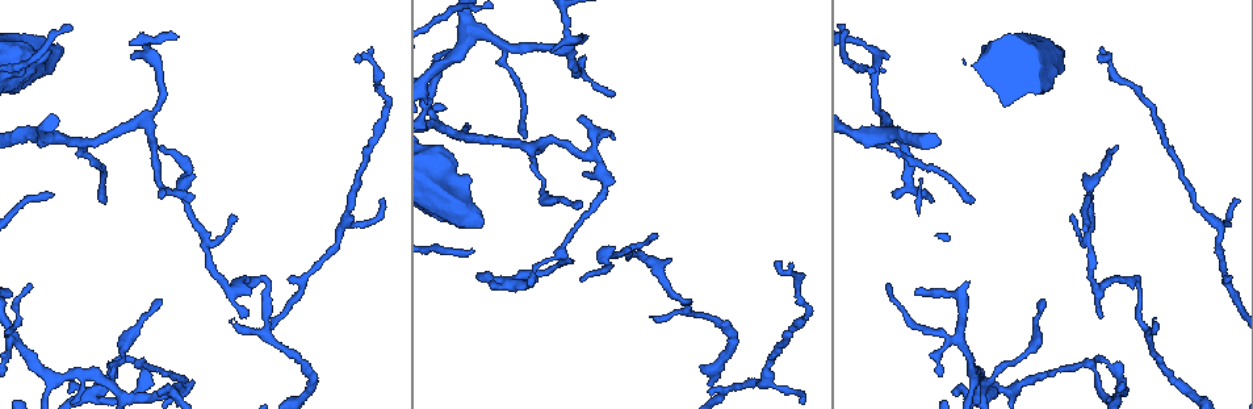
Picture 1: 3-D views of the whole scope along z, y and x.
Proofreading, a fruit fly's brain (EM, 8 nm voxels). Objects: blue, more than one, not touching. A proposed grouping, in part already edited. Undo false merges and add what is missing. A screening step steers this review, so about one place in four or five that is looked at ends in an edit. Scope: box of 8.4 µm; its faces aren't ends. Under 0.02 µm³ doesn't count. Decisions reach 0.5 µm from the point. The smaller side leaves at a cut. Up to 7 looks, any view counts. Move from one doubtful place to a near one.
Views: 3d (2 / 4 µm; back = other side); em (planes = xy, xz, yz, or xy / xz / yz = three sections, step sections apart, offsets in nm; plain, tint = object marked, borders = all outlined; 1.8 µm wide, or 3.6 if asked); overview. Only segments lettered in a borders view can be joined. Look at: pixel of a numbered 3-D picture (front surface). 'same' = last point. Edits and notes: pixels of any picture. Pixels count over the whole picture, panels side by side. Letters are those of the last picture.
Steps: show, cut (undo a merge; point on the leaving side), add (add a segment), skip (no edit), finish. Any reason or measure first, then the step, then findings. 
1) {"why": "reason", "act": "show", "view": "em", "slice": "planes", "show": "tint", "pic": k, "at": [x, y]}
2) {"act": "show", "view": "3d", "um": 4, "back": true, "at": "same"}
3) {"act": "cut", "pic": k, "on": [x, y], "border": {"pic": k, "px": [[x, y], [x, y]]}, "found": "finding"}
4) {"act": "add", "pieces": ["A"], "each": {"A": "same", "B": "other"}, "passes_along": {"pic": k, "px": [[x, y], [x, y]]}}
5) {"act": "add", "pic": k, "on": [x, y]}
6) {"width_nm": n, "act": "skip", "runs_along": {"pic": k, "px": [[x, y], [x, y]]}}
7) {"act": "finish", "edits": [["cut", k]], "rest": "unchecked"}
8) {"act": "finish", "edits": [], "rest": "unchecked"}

{"why": "free end", "act": "show", "view": "em", "slice": "planes", "show": "borders", "pic": 1, "at": [1115, 147]}

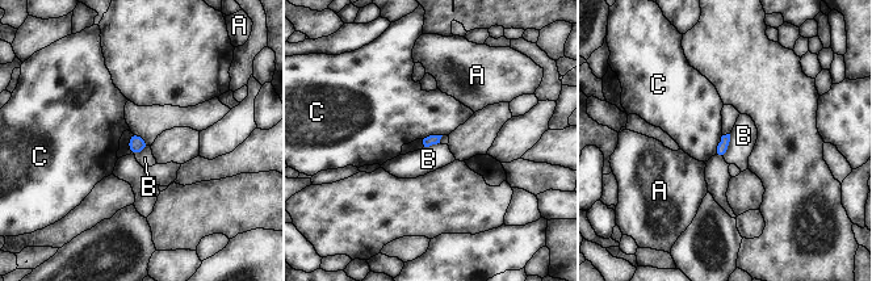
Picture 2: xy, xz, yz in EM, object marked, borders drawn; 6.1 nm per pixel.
{"act": "skip", "each": {"A": "other", "B": "other", "C": "other"}, "border": {"pic": 2, "px": [[730, 134], [728, 150], [722, 156]]}, "found": "none of them fits"}

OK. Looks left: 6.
{"why": "branch stops here", "act": "show", "view": "em", "slice": "planes", "show": "plain", "pic": 1, "at": [162, 198]}

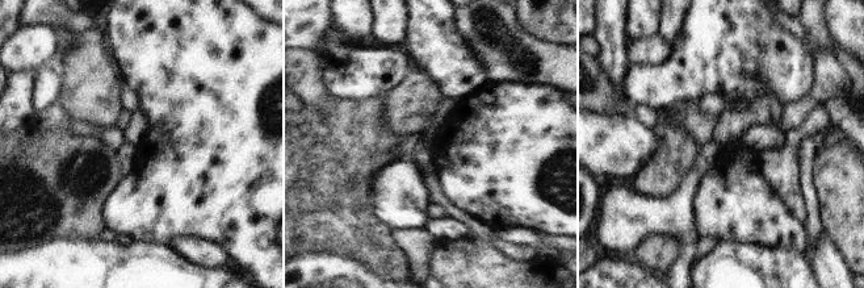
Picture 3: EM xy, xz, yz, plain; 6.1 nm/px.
{"why": "see the neighbours", "act": "show", "view": "em", "slice": "planes", "show": "borders", "at": "same"}

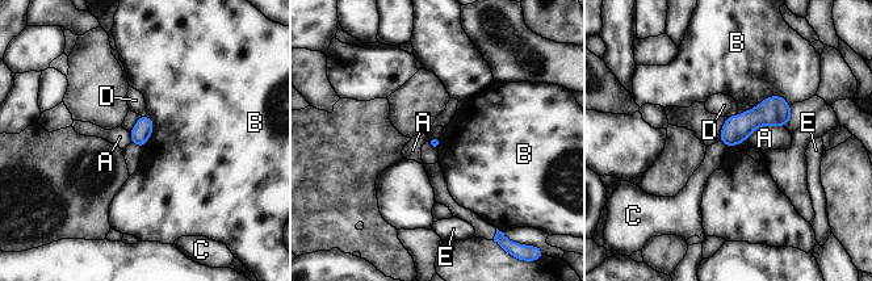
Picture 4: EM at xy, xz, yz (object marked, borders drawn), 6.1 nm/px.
{"act": "skip", "each": {"A": "other", "B": "other", "C": "other", "D": "other", "E": "other"}, "border": {"pic": 4, "px": [[789, 104], [767, 96], [753, 108]]}, "found": "no lettered segment goes on from it"}

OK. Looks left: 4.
{"why": "arms part here", "act": "show", "view": "3d", "um": 4, "pic": 1, "at": [85, 145]}

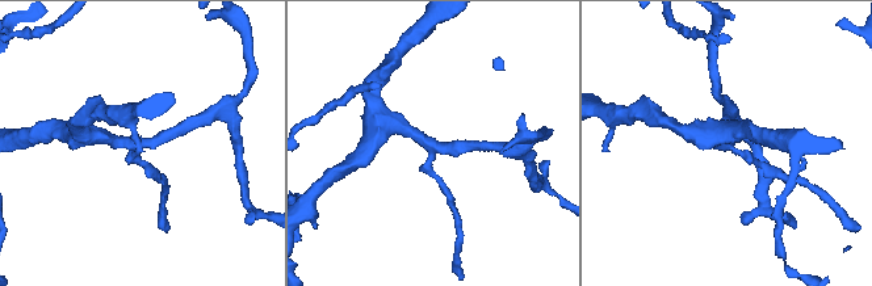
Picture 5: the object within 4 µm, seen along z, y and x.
{"act": "show", "view": "em", "slice": "planes", "show": "tint", "pic": 5, "at": [143, 146]}

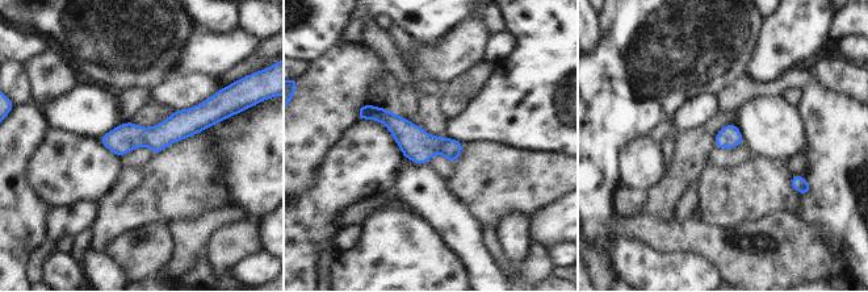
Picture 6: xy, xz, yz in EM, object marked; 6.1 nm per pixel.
{"why": "what lies round it", "act": "show", "view": "em", "slice": "planes", "show": "borders", "at": "same"}

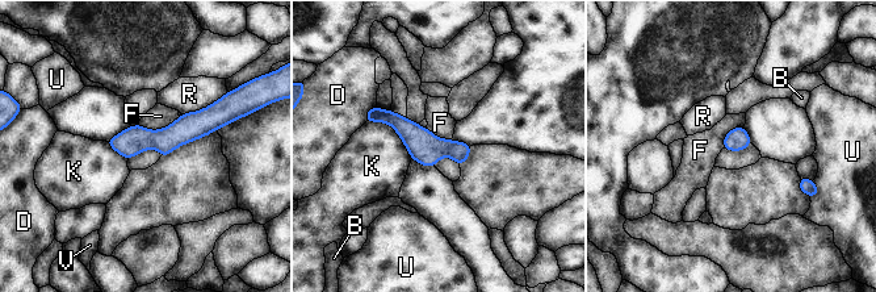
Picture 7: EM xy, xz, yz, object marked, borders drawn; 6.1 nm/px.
{"width_nm": 140, "longest_contact_nm": ["K", 360], "act": "skip", "each": {"B": "other", "D": "other", "F": "other", "K": "other", "R": "other", "U": "other", "V": "other"}, "found": "one neuron here"}

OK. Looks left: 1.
{"act": "finish", "edits": [], "rest": "unchecked"}

